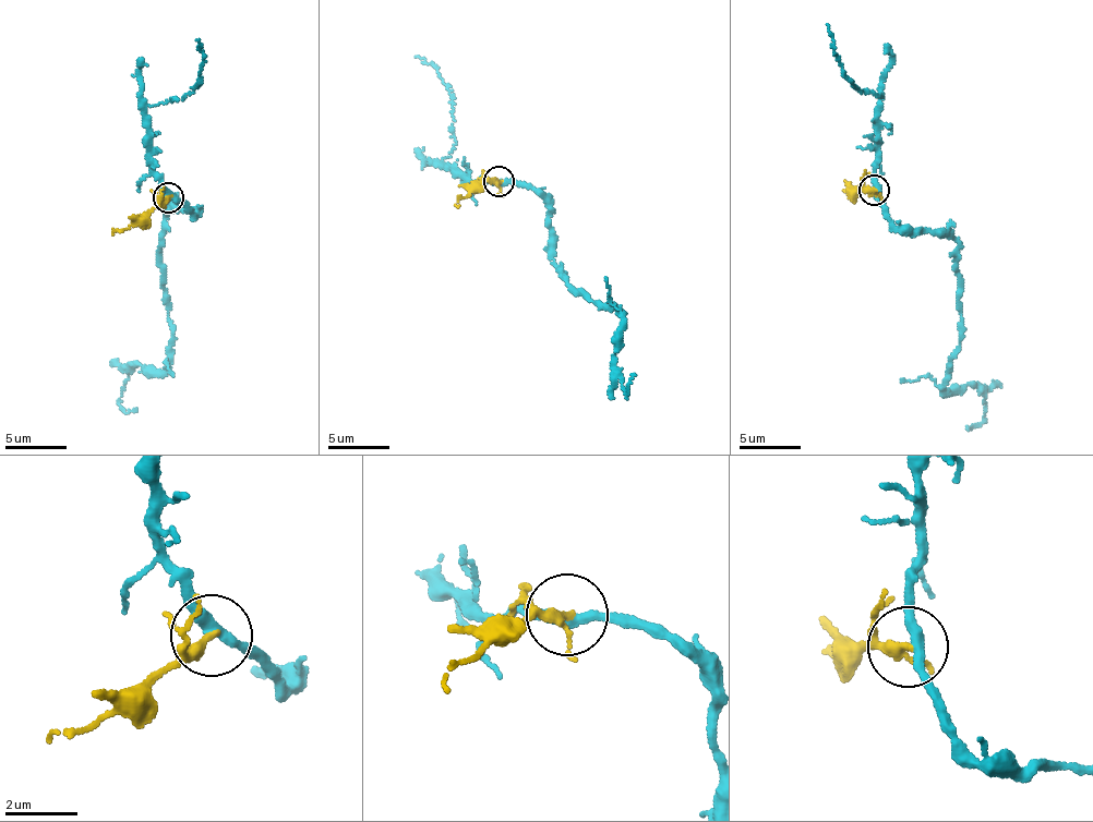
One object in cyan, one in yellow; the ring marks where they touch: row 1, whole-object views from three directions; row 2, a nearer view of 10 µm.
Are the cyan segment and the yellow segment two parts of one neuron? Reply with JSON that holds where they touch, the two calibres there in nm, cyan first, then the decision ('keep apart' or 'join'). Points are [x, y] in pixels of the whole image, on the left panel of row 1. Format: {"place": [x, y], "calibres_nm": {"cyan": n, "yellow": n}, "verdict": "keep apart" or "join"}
{"place": [168, 197], "calibres_nm": {"cyan": 320, "yellow": 220}, "verdict": "keep apart"}

